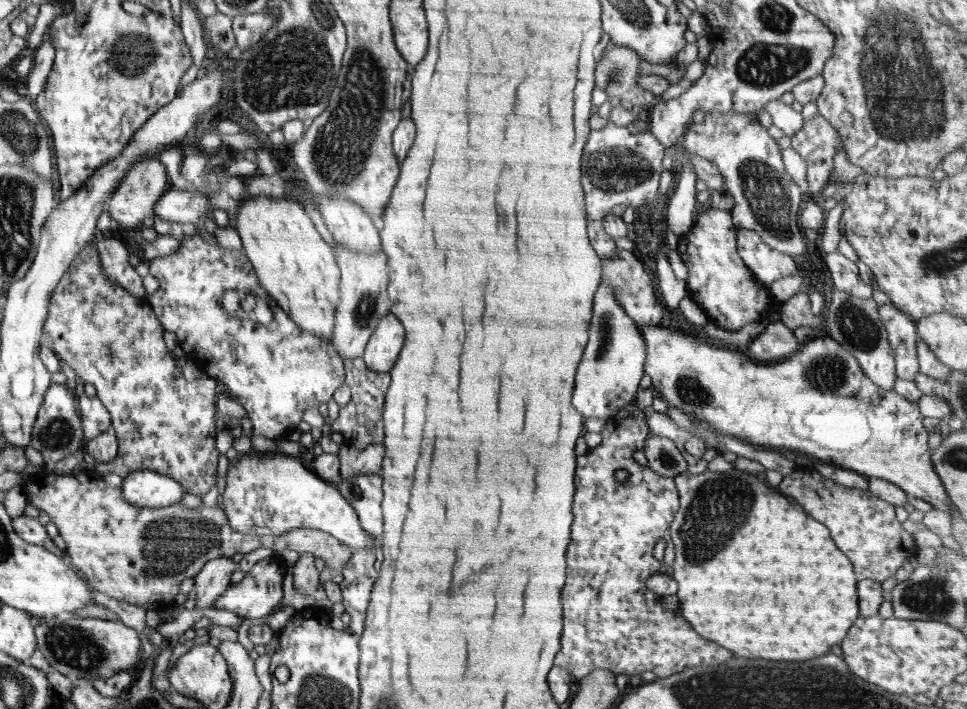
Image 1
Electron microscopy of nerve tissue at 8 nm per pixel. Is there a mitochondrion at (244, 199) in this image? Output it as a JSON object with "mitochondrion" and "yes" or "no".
{"mitochondrion":"no"}

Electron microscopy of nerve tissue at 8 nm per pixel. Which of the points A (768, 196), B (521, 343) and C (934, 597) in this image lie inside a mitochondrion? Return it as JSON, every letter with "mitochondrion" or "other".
{"A":"mitochondrion","B":"other","C":"mitochondrion"}

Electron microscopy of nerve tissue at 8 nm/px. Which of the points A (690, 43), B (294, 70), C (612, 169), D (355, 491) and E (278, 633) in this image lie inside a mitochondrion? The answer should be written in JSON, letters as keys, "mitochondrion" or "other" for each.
{"A":"other","B":"mitochondrion","C":"mitochondrion","D":"mitochondrion","E":"other"}

